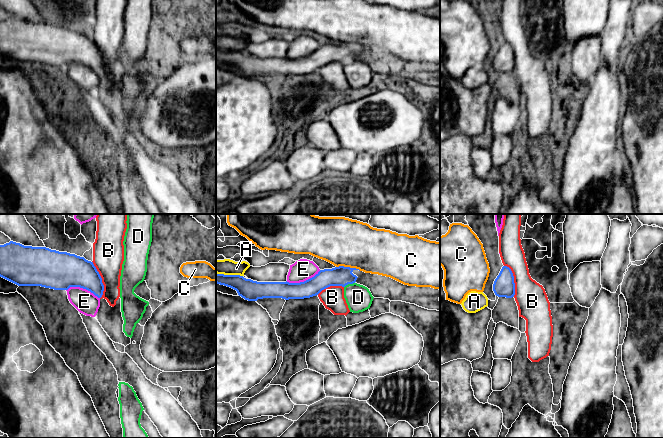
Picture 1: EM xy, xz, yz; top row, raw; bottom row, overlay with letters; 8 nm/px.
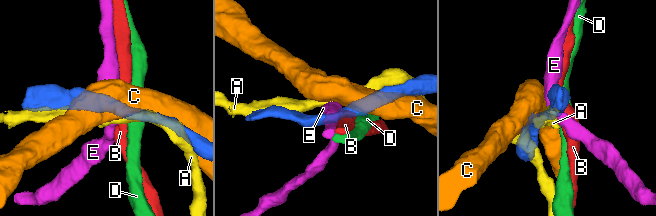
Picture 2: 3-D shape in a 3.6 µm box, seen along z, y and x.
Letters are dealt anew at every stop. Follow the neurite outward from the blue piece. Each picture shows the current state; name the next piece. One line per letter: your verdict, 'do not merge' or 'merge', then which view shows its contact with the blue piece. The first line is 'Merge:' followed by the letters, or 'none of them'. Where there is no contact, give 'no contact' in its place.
Merge: none of them
A: do not merge | xz
B: do not merge | xy
C: do not merge | xz
D: do not merge | xz
E: do not merge | xz

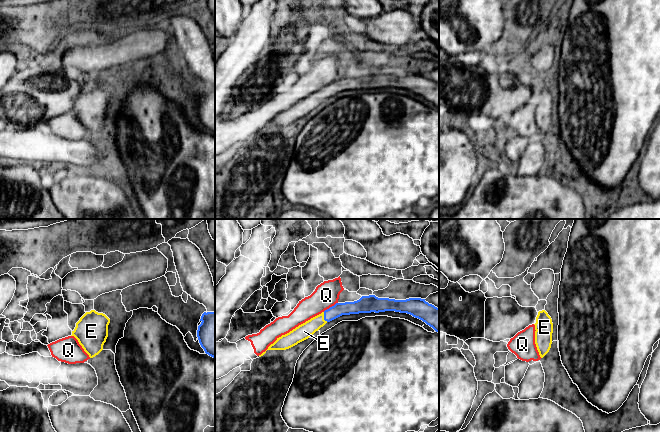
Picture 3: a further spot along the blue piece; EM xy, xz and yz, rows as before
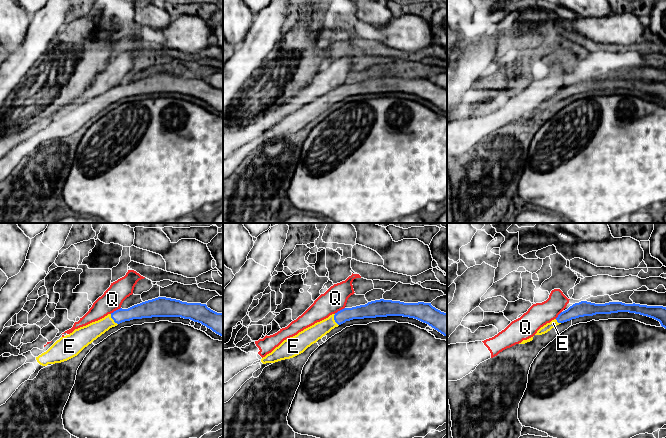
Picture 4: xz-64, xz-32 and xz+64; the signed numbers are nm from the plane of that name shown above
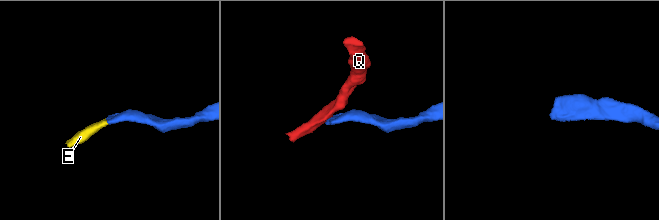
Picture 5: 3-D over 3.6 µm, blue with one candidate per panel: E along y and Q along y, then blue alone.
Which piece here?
Merge: E
E: merge | xz
Q: do not merge | xz

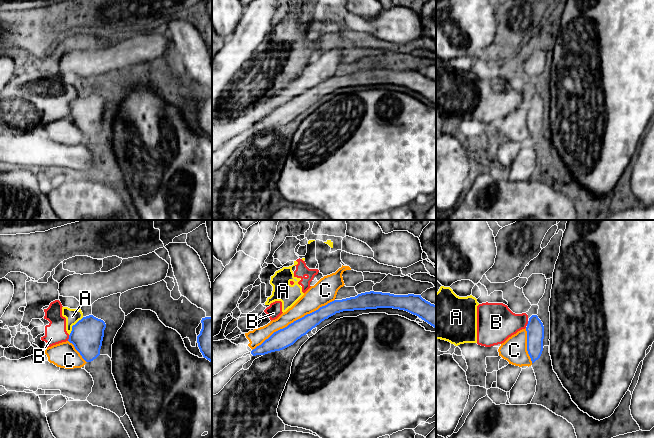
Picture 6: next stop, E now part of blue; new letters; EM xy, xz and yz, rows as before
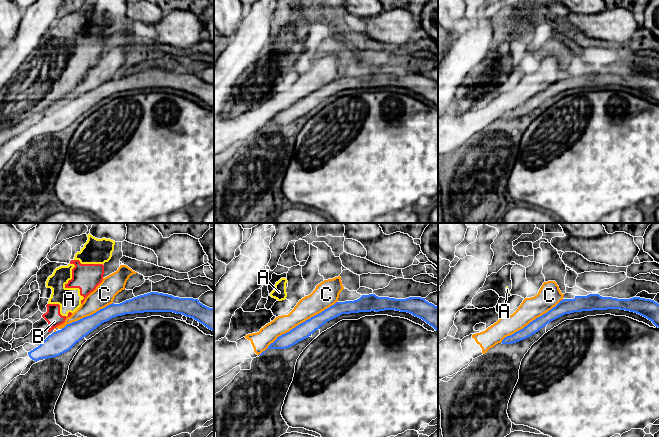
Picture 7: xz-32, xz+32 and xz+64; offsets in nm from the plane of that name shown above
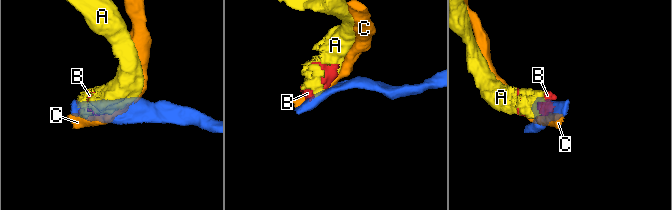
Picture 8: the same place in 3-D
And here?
Merge: none of them
A: do not merge | xy
B: do not merge | xy
C: do not merge | xz

